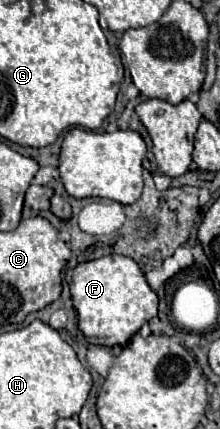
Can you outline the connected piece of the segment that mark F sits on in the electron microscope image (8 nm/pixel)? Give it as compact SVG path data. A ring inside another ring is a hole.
M119 254L103 256L91 262L83 262L73 270L67 270L65 280L71 290L71 300L77 312L79 328L95 344L125 346L133 334L139 332L143 322L158 315L159 298L149 288L145 274L135 260Z

